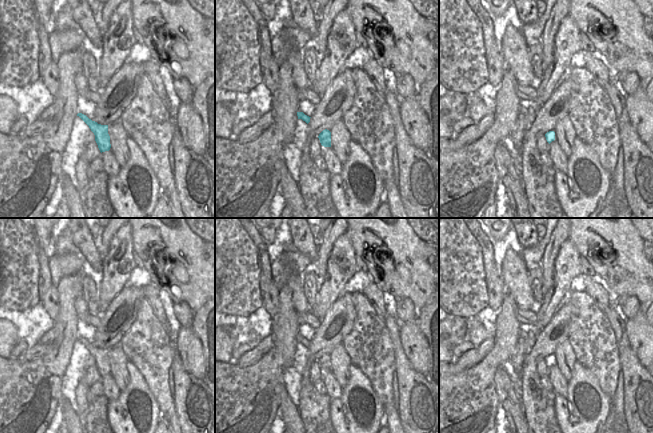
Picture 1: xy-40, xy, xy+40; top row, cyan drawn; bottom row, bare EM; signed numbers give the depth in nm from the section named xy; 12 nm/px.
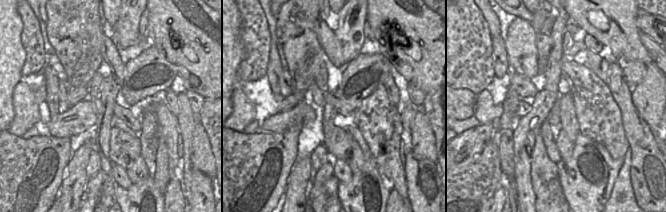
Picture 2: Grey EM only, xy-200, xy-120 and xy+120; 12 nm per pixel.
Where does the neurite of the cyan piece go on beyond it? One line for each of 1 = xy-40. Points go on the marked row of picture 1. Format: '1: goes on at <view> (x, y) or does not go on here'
1: does not go on here

